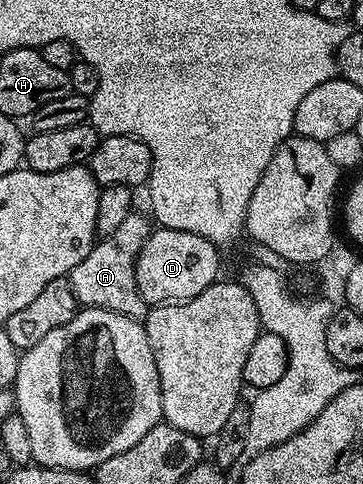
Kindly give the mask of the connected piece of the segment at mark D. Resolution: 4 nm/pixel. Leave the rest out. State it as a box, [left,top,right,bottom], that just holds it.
[135,228,220,307]

